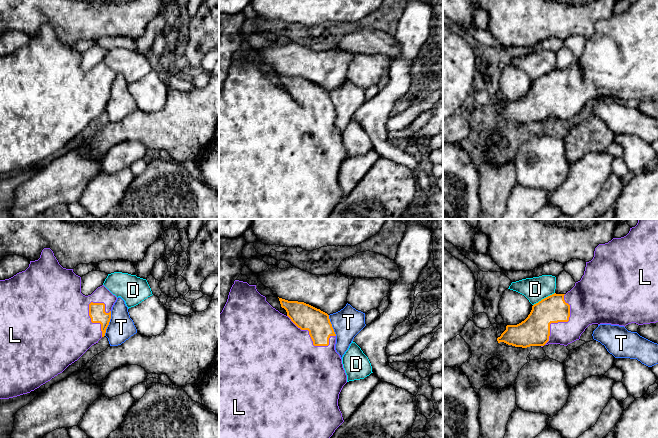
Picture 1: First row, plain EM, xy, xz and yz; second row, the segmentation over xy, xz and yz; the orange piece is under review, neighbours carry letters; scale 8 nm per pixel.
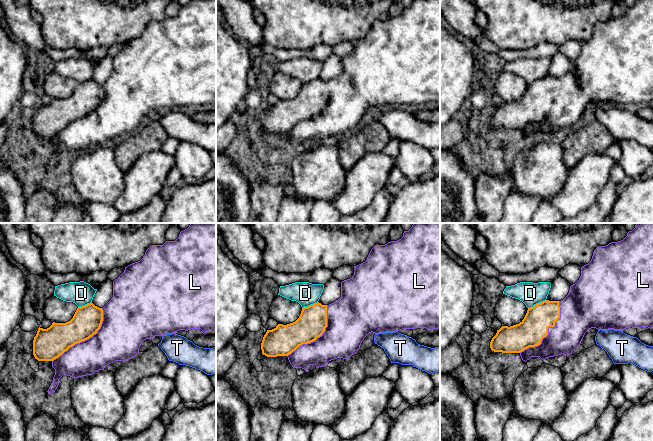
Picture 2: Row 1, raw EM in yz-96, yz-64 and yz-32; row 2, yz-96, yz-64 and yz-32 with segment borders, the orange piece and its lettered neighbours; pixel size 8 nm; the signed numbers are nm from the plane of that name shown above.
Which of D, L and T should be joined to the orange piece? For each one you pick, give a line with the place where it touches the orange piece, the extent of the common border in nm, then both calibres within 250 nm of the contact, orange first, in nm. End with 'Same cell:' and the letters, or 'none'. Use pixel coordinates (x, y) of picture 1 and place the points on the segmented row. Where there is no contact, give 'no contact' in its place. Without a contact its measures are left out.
L: meets orange in xy at (92, 322); contact 300 nm long; 130 nm thick on the orange side, 480 nm on the other
Same cell: L

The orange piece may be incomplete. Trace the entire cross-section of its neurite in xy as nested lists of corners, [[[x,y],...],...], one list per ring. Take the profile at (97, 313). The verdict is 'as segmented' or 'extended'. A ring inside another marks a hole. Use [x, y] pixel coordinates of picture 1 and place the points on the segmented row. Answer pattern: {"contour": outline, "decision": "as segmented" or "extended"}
{"contour": [[[44,248],[40,258],[13,277],[0,280],[0,399],[30,393],[62,373],[105,336],[117,297],[104,285],[91,295],[81,293],[81,277],[63,268],[53,251]]], "decision": "extended"}

